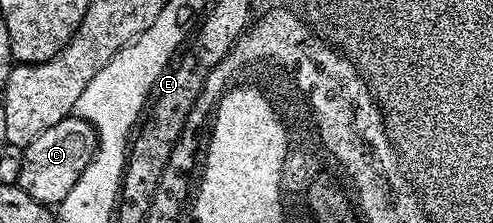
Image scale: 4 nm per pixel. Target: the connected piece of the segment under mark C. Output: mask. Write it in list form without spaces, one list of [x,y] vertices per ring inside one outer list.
[[[78,115],[64,117],[55,127],[47,127],[43,135],[35,135],[30,145],[24,146],[22,170],[16,185],[31,199],[50,207],[57,207],[60,201],[69,197],[69,192],[86,176],[89,162],[94,160],[97,147],[97,130],[88,120]]]

